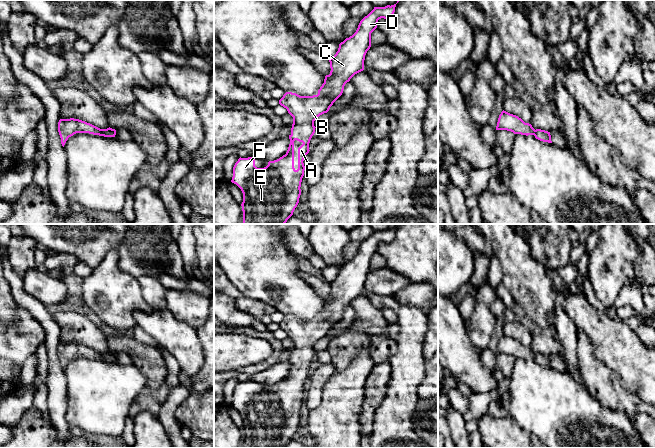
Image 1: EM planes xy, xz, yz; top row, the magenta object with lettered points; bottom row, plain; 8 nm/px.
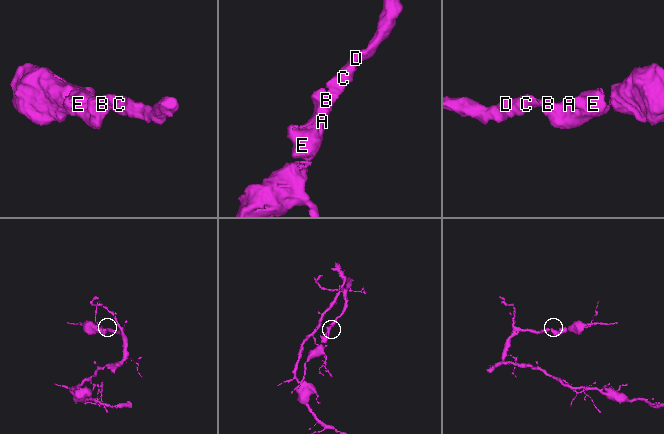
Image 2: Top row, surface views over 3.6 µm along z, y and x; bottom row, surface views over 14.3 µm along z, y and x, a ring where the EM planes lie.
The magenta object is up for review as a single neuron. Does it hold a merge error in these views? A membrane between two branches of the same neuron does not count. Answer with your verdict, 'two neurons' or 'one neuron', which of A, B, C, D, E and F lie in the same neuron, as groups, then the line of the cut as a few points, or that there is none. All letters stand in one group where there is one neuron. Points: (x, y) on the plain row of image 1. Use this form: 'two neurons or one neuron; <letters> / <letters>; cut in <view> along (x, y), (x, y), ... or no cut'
one neuron; A B C D E F; no cut

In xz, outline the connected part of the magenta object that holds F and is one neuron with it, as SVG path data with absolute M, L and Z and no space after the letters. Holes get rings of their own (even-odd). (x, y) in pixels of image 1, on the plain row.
M396 228L374 231L360 245L356 256L339 268L338 275L329 283L330 298L325 300L317 319L300 320L286 316L279 324L293 341L286 378L269 385L264 392L257 392L253 381L240 381L233 391L231 406L243 417L243 448L285 448L293 439L301 419L303 385L315 357L314 345L329 335L342 319L345 308L364 294L365 279L371 271L371 257L377 252L379 243L393 240L395 231ZM295 364L303 367L298 372L297 394L294 392Z

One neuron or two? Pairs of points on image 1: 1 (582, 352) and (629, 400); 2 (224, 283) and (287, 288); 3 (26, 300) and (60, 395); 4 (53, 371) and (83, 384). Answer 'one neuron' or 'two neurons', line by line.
1: one neuron
2: two neurons
3: one neuron
4: two neurons

